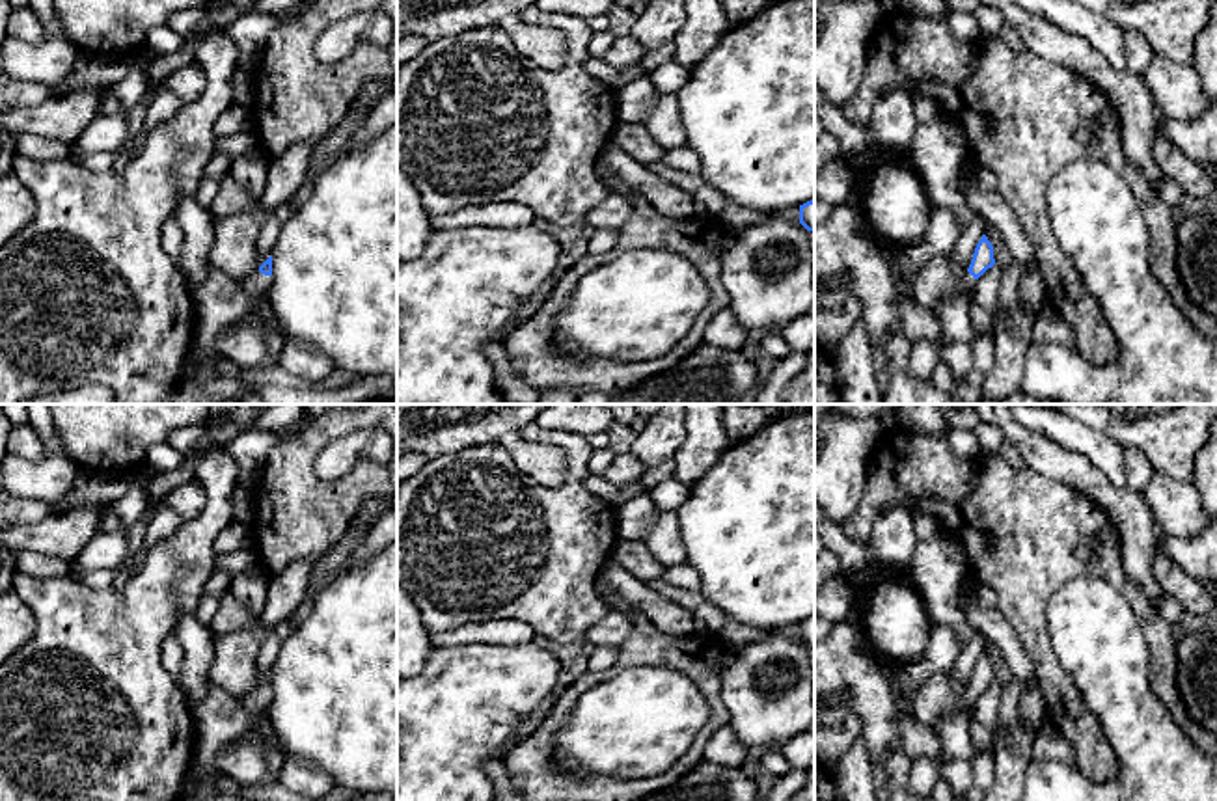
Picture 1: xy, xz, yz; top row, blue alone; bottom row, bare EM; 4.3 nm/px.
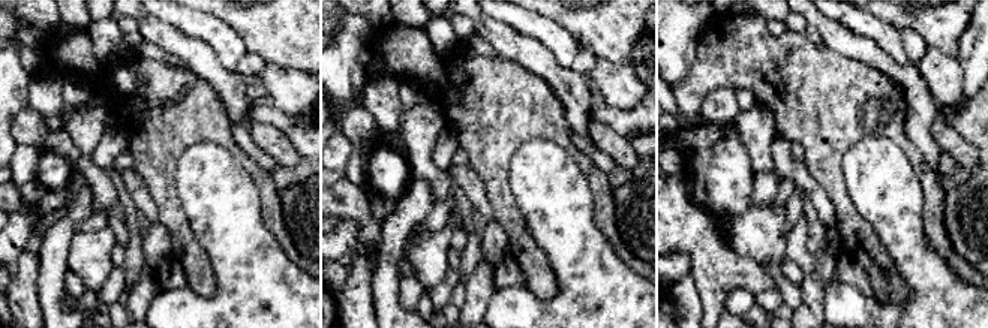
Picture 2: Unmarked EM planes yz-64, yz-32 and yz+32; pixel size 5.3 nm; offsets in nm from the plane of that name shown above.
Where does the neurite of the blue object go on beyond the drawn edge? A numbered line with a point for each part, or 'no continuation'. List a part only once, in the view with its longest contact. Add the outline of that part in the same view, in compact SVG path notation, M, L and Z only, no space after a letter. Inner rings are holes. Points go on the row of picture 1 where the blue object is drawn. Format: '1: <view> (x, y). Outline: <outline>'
1: xy (256, 287). Outline: M257 272L255 276L240 281L244 292L257 302L268 302L268 291L272 285L272 276Z

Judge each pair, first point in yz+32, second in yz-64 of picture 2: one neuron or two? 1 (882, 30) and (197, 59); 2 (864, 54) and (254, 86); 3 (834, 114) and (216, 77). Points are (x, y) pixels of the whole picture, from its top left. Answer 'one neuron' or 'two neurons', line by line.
1: two neurons
2: two neurons
3: two neurons

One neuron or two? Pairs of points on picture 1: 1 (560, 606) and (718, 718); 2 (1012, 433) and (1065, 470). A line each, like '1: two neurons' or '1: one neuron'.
1: two neurons
2: one neuron

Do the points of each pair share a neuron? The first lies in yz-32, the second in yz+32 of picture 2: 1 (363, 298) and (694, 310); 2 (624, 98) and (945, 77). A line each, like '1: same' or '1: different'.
1: same
2: same

